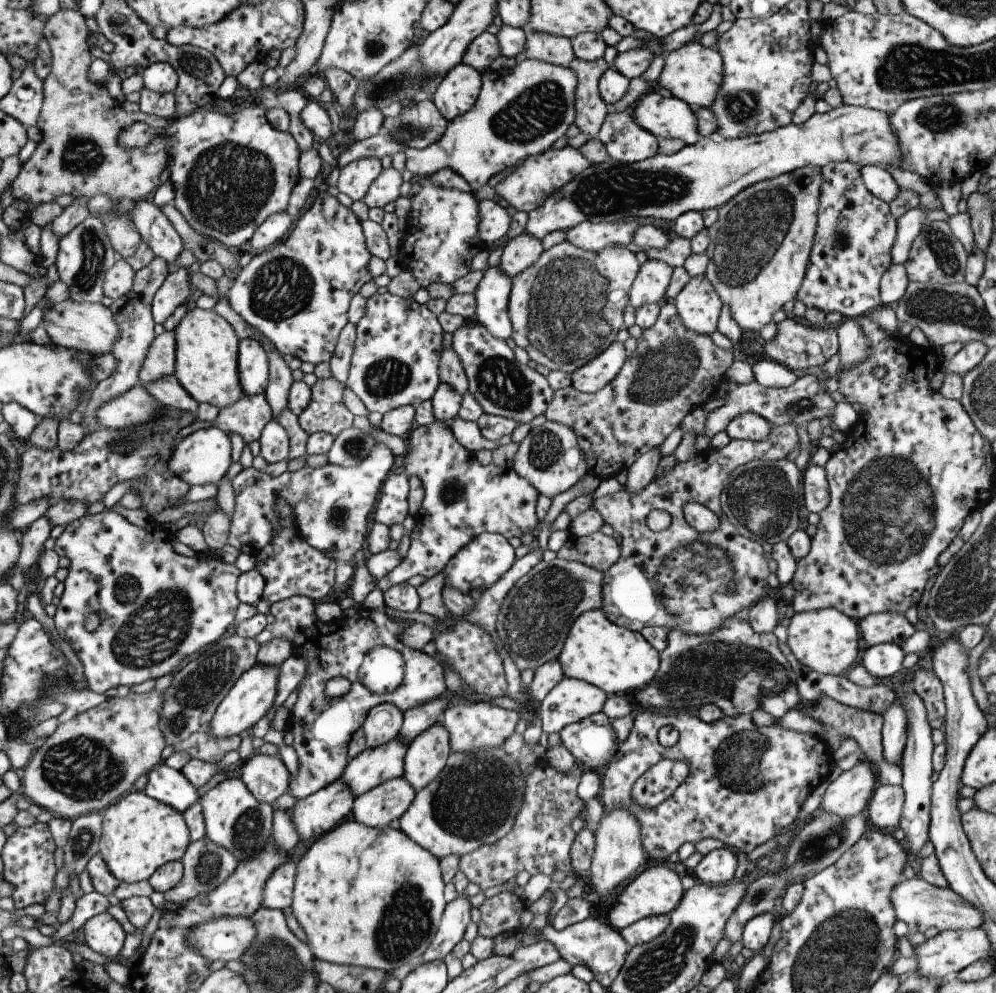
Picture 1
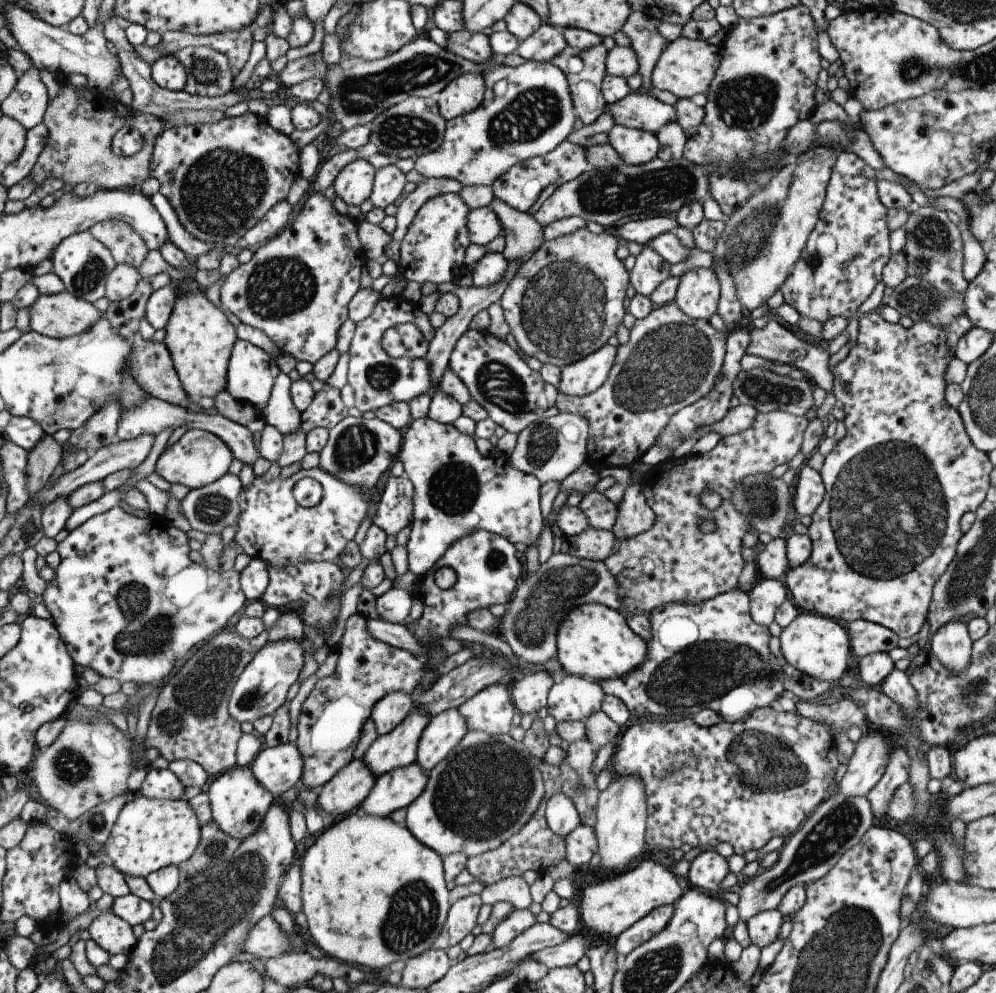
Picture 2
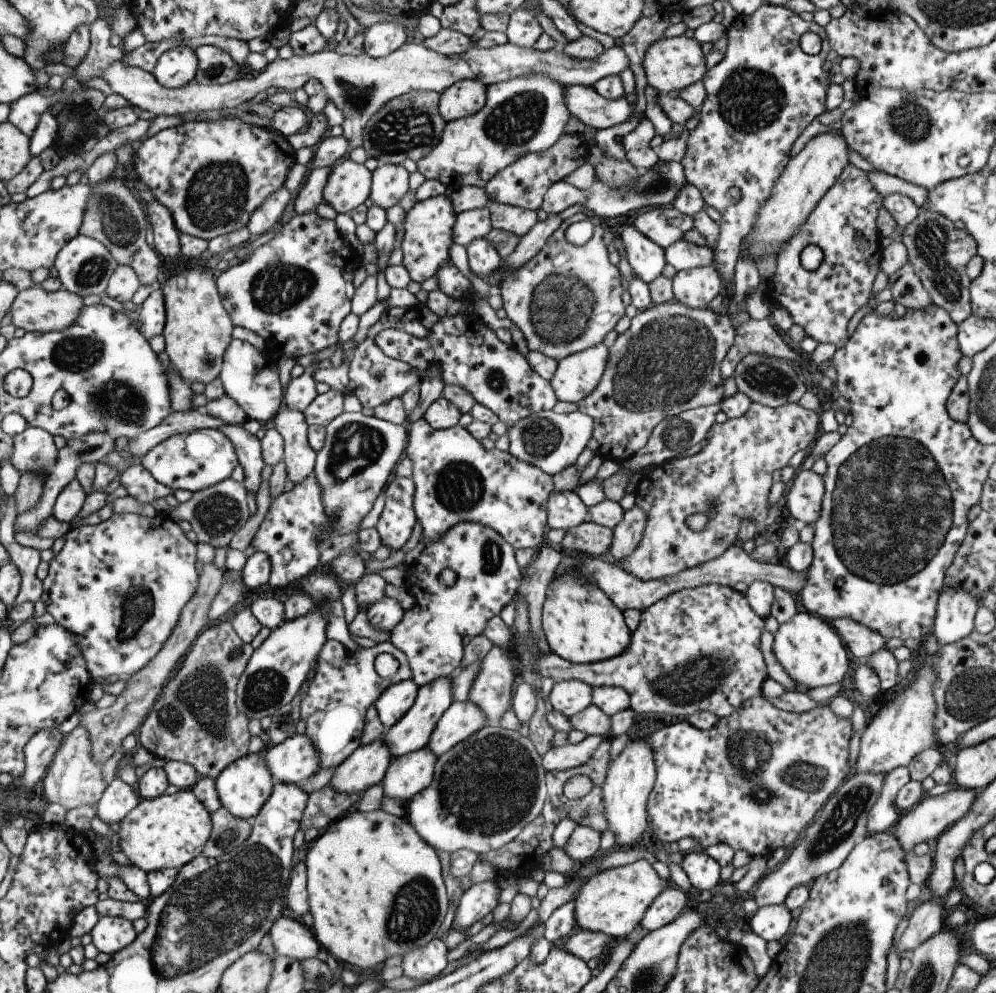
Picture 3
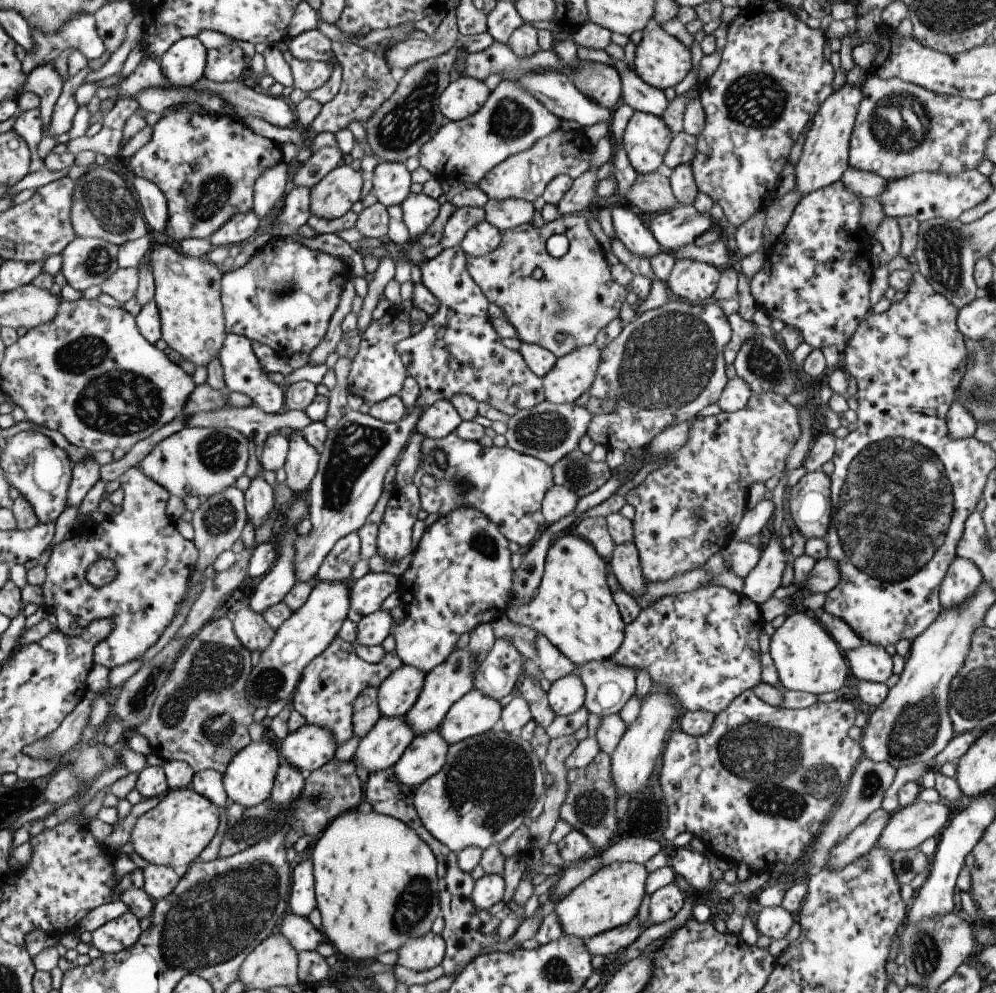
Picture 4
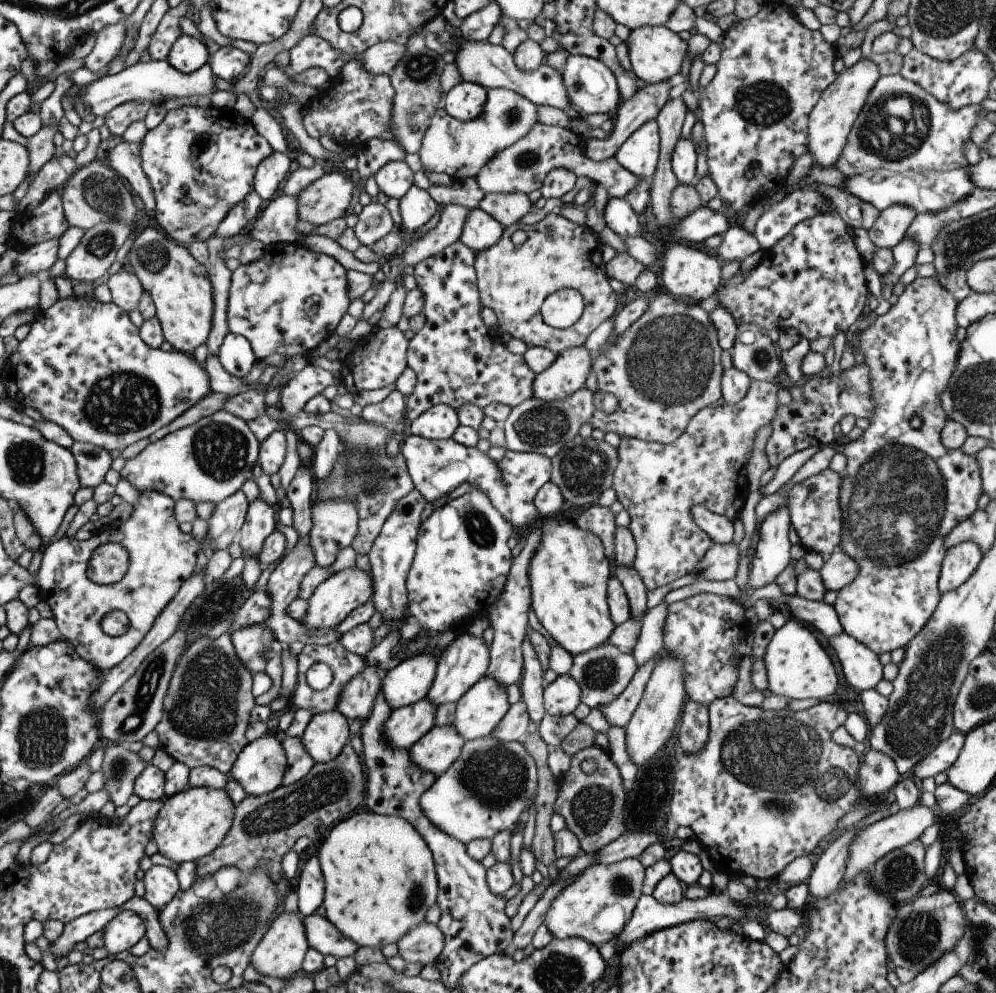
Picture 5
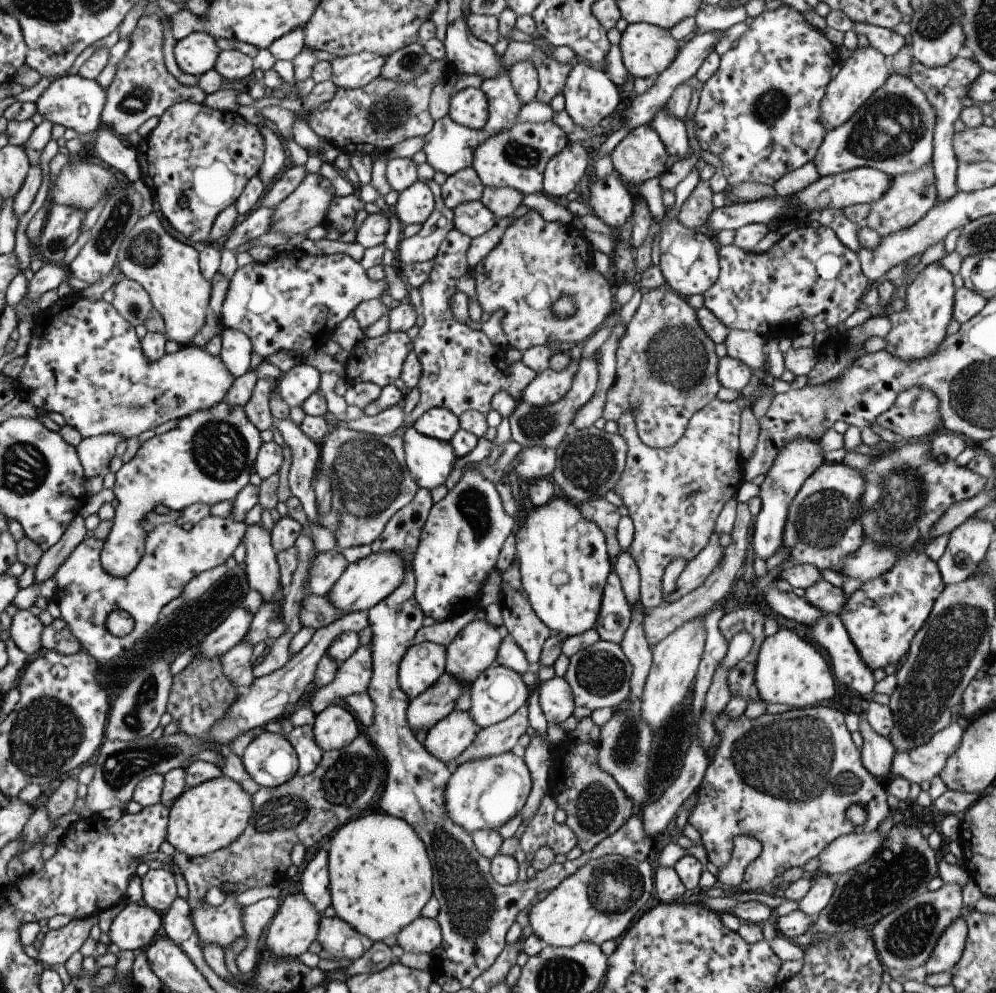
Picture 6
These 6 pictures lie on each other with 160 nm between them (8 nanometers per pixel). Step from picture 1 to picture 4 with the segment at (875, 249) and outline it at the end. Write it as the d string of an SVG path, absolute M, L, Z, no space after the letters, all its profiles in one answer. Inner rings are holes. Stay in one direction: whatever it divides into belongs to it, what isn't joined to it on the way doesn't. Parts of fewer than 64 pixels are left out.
M841 181L803 195L794 205L783 232L763 253L761 268L749 280L756 308L771 319L778 318L783 324L795 327L801 333L803 342L812 349L831 344L841 354L869 310L868 286L873 272L869 264L871 241L866 238L858 221L861 203L862 198L848 191Z

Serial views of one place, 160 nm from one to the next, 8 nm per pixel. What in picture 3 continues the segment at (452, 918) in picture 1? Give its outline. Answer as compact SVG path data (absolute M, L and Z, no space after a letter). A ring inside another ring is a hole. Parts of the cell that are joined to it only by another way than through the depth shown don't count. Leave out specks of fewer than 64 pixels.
M497 880L473 883L461 895L449 929L467 929L498 904Z

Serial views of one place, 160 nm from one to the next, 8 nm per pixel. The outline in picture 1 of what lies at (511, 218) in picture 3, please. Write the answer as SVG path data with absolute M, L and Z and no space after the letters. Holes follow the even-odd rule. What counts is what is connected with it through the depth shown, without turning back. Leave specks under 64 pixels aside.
M522 232L503 244L497 268L509 278L513 278L534 263L541 252L543 252L541 241Z

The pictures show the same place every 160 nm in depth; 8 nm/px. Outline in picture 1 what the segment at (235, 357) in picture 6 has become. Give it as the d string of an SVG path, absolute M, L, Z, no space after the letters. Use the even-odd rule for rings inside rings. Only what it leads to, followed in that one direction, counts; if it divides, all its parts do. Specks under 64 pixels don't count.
M238 340L236 367L243 394L262 395L268 383L268 358L257 341Z

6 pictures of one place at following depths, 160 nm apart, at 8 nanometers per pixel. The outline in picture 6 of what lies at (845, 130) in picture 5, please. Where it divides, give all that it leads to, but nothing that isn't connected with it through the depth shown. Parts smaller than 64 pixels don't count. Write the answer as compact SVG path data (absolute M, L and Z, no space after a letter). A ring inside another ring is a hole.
M870 45L852 50L851 55L841 63L835 78L827 83L820 102L820 123L826 132L842 125L885 82L891 74L889 62L889 56Z

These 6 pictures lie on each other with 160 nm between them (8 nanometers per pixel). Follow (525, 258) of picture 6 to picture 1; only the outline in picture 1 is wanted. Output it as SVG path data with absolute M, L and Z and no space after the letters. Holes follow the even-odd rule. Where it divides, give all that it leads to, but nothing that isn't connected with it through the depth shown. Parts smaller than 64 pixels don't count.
M563 239L558 244L551 248L544 250L536 258L534 263L531 263L525 270L510 278L510 291L507 301L507 314L512 326L511 338L516 346L523 348L528 354L528 360L532 365L542 364L549 370L563 371L564 373L571 373L576 368L583 366L588 360L595 358L603 349L606 349L613 341L615 341L615 334L623 328L622 312L628 303L628 290L633 282L634 276L638 271L639 264L635 260L634 249L632 247L624 247L619 245L607 245L605 248L597 252L588 251L584 248L579 248L571 244L567 239Z

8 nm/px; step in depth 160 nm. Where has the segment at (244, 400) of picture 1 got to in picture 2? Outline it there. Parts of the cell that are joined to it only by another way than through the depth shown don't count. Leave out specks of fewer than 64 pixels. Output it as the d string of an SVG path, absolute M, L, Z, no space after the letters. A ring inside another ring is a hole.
M225 390L215 393L213 396L214 407L217 412L229 420L244 426L253 432L260 432L265 426L262 413L256 411L247 403L237 402Z

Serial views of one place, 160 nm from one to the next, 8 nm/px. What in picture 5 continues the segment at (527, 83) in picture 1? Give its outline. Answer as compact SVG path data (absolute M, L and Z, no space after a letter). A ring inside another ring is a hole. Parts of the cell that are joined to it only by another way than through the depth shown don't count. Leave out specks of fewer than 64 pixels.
M503 87L486 90L481 114L470 121L450 117L442 106L431 115L417 152L425 173L443 173L453 180L469 179L493 156L521 139L536 122L536 106L517 92Z

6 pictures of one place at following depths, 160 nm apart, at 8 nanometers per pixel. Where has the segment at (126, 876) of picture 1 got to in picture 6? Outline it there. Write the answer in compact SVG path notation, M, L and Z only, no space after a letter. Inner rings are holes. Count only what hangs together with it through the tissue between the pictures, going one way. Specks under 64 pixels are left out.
M221 775L186 788L168 808L166 841L188 857L205 856L235 842L252 813L251 795L231 778Z

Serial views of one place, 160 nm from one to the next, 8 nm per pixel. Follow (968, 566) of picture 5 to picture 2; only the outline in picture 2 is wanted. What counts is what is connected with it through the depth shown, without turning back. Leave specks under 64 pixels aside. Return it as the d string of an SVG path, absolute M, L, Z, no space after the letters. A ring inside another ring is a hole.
M951 619L939 630L936 630L929 640L929 650L936 656L936 659L951 673L961 672L969 662L972 640L969 638L968 628L963 620Z

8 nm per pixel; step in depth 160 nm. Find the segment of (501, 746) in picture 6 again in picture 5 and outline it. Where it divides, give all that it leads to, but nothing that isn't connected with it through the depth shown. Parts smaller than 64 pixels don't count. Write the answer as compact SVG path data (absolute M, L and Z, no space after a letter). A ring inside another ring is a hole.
M519 700L508 706L507 712L495 725L489 736L501 742L519 740L519 736L525 734L529 720L525 703Z

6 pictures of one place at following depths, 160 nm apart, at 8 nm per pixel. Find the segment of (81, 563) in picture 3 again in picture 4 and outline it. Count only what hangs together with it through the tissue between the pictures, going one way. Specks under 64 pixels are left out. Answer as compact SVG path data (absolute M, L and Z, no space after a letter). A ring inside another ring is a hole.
M137 467L125 470L118 482L123 490L121 511L116 516L107 516L101 523L88 521L70 538L52 545L44 564L44 582L39 586L42 605L56 616L56 629L68 637L79 636L91 621L112 620L112 631L92 650L93 664L104 666L107 670L141 658L145 650L155 644L175 615L176 604L185 594L191 568L197 558L193 541L183 539L175 529L175 522L167 516L166 500L170 494L162 486L147 478ZM98 558L111 559L116 566L116 575L109 584L95 588L86 581L85 571Z

